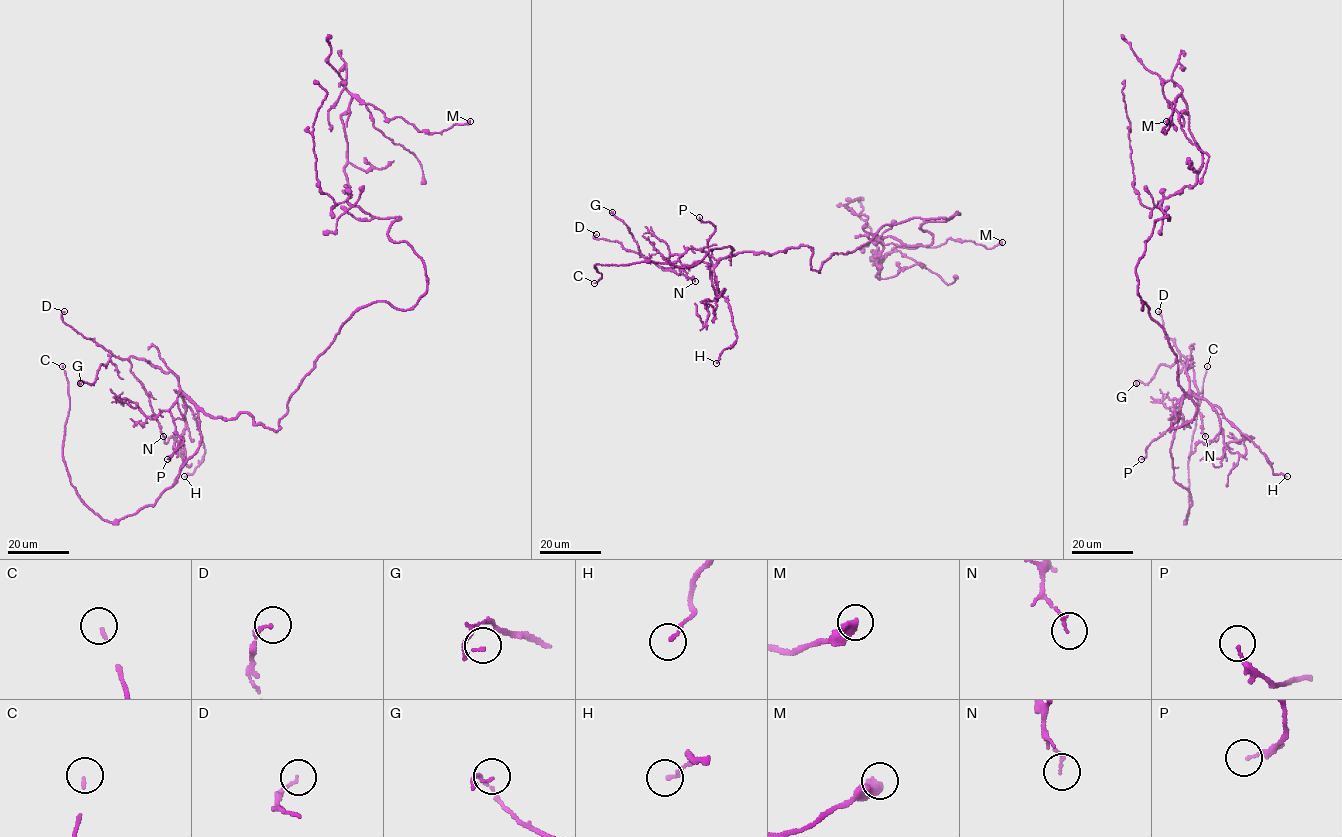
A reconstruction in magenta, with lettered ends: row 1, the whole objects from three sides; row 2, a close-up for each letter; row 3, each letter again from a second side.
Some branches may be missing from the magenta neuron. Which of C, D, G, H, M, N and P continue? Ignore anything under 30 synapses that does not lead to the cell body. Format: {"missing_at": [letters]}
{"missing_at": ["C"]}

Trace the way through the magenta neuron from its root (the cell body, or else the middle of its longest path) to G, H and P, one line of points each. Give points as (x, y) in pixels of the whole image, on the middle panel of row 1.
G: (867, 243), (834, 253), (819, 272), (807, 246), (661, 267), (612, 212)
H: (867, 243), (834, 253), (819, 272), (811, 269), (807, 246), (722, 257), (715, 283), (736, 340), (716, 363)
P: (867, 243), (834, 253), (819, 272), (807, 246), (736, 253), (714, 265), (701, 250), (715, 227), (699, 217)

